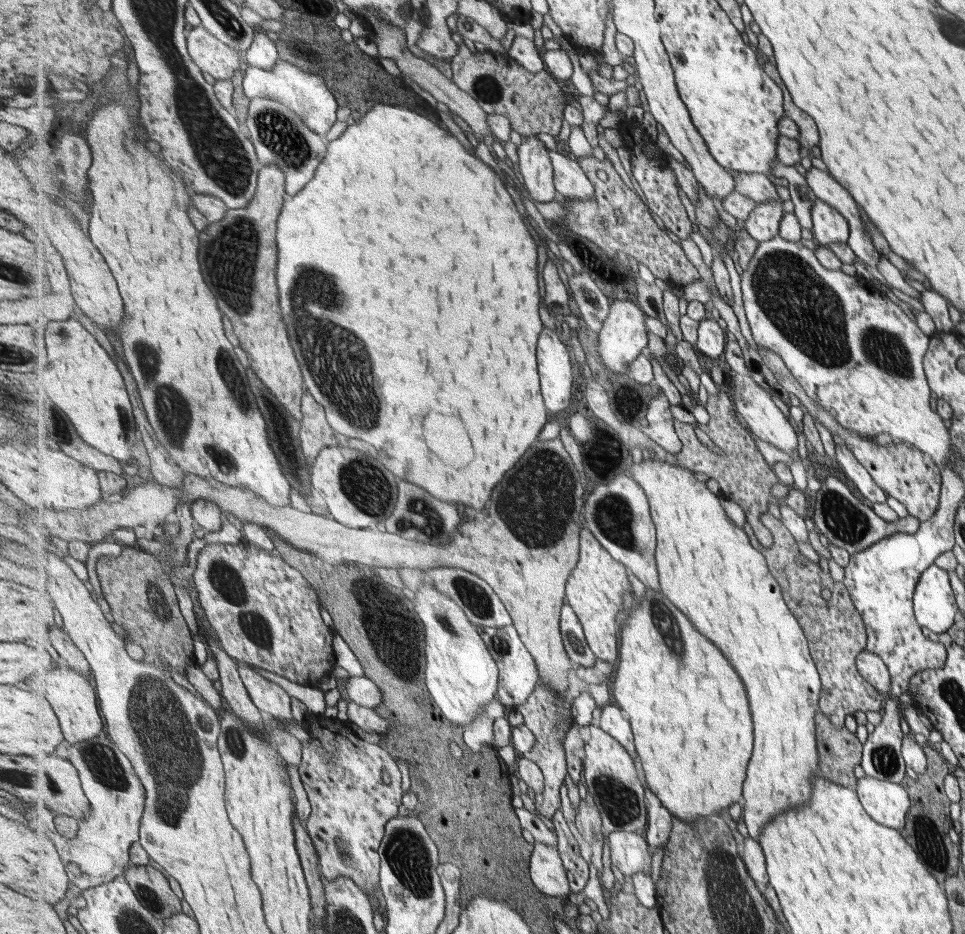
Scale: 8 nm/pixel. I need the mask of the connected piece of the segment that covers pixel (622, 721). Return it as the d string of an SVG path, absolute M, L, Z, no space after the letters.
M607 705L602 708L599 726L611 733L632 754L637 767L641 767L641 759L636 749L632 724L628 715L618 706Z

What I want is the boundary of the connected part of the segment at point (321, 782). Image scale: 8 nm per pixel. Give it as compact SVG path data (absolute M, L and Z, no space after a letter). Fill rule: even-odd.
M317 715L305 720L311 738L305 743L300 775L312 805L312 814L305 825L315 843L322 875L331 880L341 876L354 880L371 898L377 898L381 858L379 844L385 836L386 825L403 811L403 780L397 762L390 752L377 744L361 740L343 721ZM383 774L391 774L391 783L385 784Z

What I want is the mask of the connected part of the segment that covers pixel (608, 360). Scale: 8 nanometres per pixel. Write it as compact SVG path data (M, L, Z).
M618 300L612 303L611 312L601 333L598 334L597 352L603 366L627 374L631 362L642 356L649 346L649 328L647 314L632 300Z

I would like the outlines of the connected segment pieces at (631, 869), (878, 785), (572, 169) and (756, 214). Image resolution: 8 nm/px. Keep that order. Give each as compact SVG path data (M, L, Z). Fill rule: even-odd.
M618 831L608 836L612 864L623 875L633 878L639 873L651 876L653 854L644 834Z
M865 775L855 786L859 799L866 812L887 828L903 828L903 818L909 811L907 792L899 783L879 782L879 779Z
M551 150L550 155L555 167L555 186L561 197L591 200L596 196L596 186L577 157L567 157Z
M781 200L759 202L757 208L745 222L748 233L760 243L773 240L780 234L780 222L786 213L781 204Z

